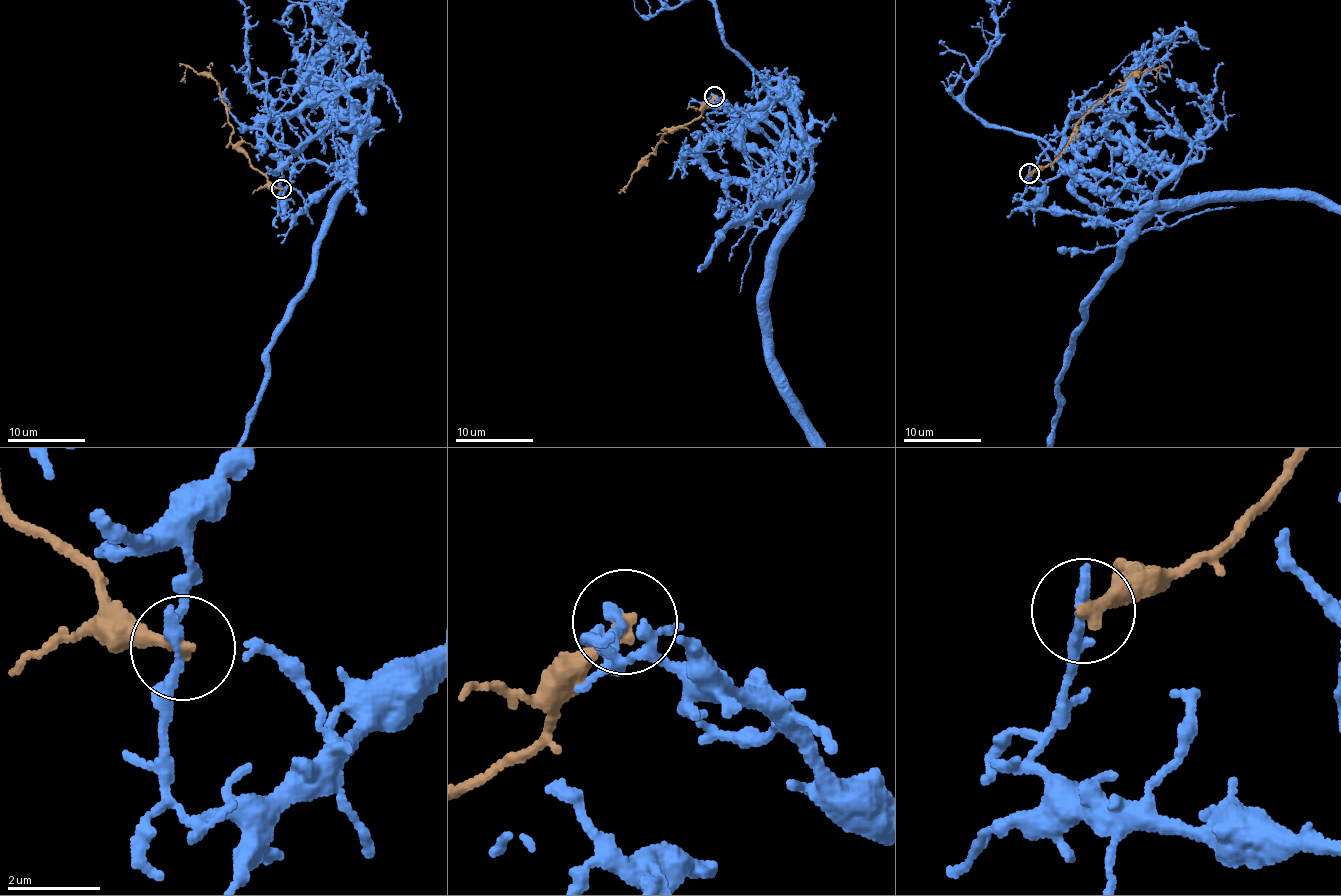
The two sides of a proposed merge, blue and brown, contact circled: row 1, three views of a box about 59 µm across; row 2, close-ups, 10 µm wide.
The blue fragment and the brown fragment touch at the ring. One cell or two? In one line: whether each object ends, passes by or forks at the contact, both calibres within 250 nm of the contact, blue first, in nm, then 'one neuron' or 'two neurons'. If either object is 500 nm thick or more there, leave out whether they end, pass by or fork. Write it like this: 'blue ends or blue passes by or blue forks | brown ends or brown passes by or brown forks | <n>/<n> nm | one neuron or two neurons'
blue ends | brown ends | 280/300 nm | two neurons

